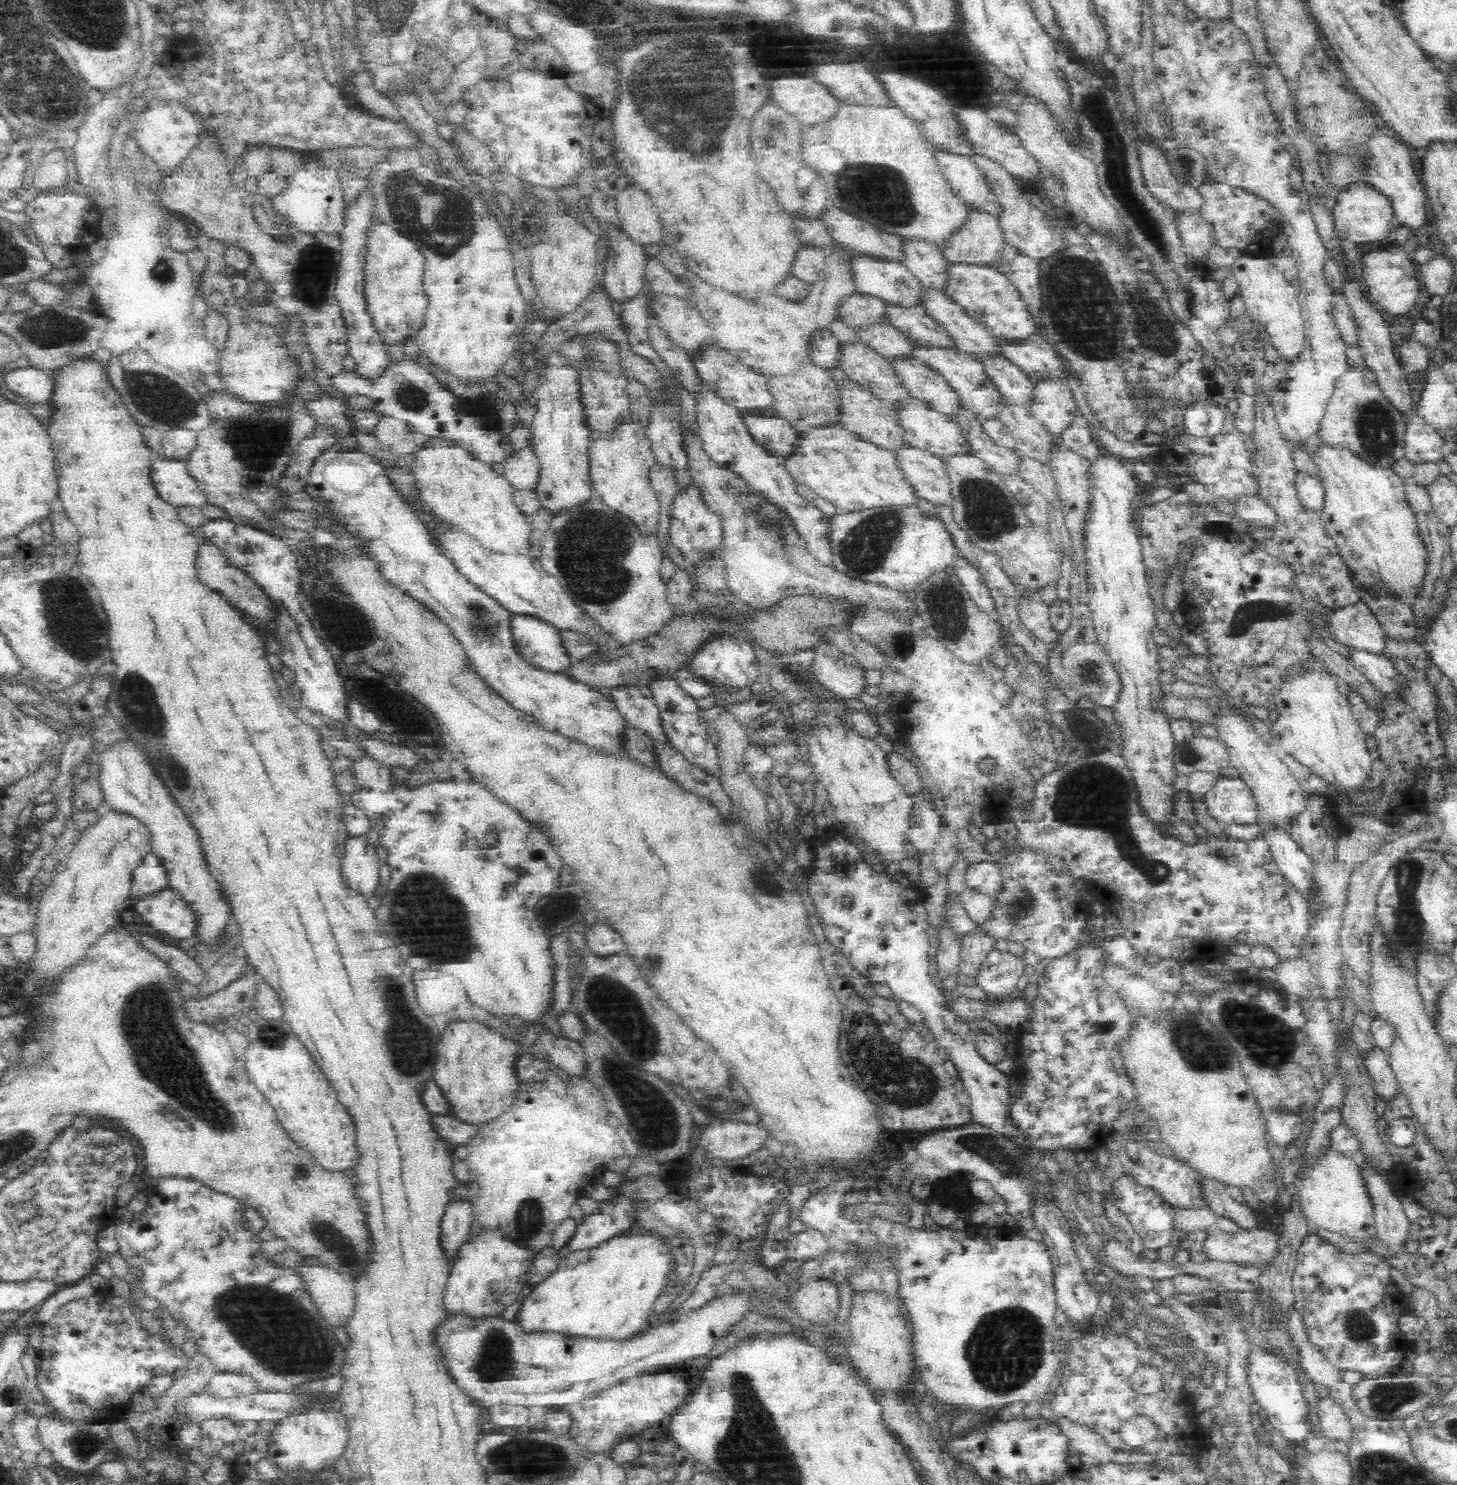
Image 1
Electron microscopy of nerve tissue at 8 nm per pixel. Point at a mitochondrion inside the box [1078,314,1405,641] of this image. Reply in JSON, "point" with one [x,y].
{"point":[1375,427]}

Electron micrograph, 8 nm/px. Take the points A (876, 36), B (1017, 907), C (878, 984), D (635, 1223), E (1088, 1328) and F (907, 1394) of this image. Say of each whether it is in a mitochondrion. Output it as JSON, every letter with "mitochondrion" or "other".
{"A":"mitochondrion","B":"mitochondrion","C":"other","D":"other","E":"other","F":"other"}

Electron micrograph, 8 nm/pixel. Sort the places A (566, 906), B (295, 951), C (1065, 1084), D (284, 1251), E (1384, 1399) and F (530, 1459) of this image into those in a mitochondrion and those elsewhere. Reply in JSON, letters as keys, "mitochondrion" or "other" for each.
{"A":"mitochondrion","B":"other","C":"other","D":"other","E":"mitochondrion","F":"mitochondrion"}

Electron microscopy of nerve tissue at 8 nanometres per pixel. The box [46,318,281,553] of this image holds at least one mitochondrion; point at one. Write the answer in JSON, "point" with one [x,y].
{"point":[160,397]}

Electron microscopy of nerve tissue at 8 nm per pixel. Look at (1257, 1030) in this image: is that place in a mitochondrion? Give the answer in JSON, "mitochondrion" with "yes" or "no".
{"mitochondrion":"yes"}

